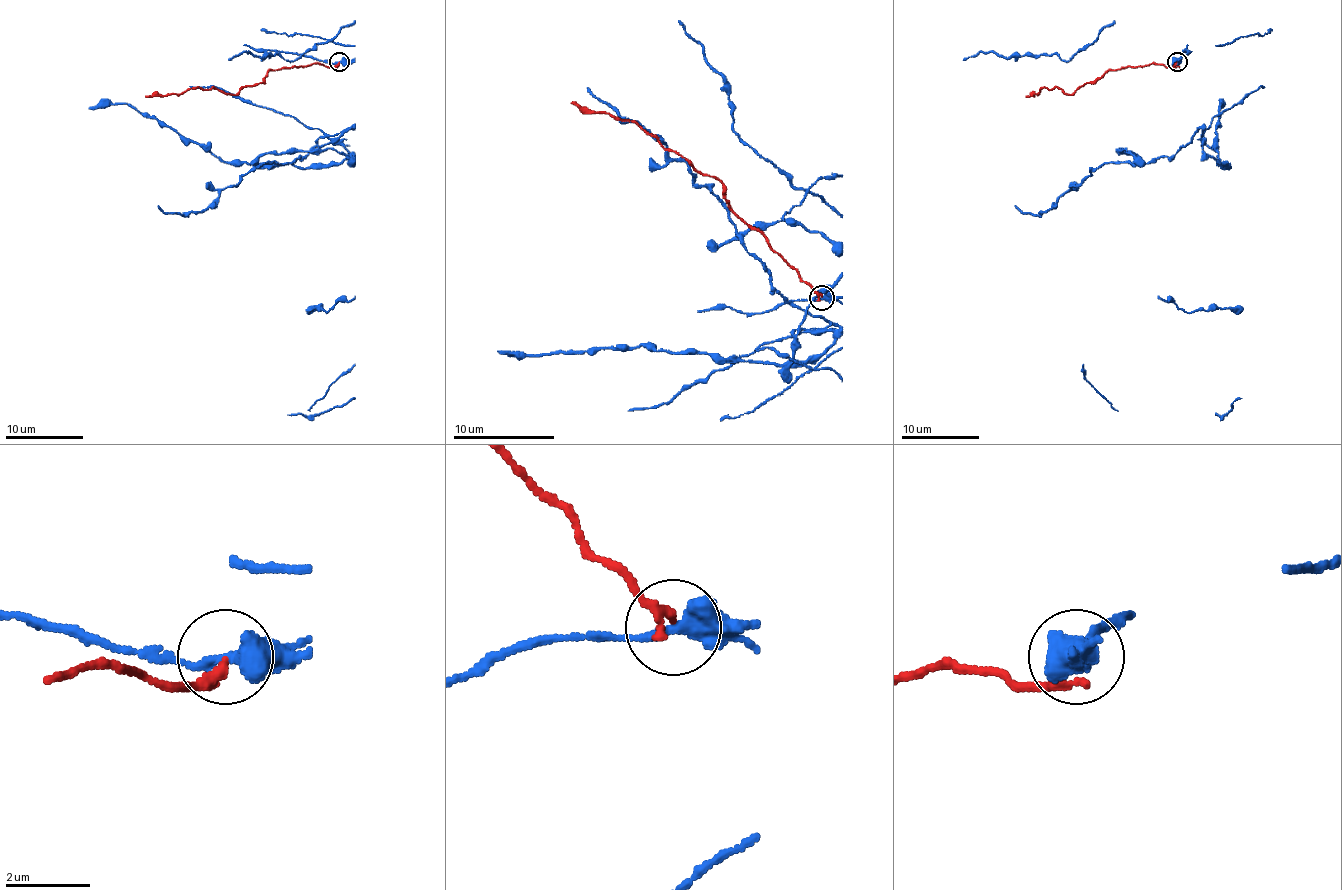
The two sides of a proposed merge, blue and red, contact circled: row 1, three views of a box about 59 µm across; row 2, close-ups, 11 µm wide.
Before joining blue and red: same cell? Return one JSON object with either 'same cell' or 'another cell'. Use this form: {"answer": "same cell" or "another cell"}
{"answer": "another cell"}

